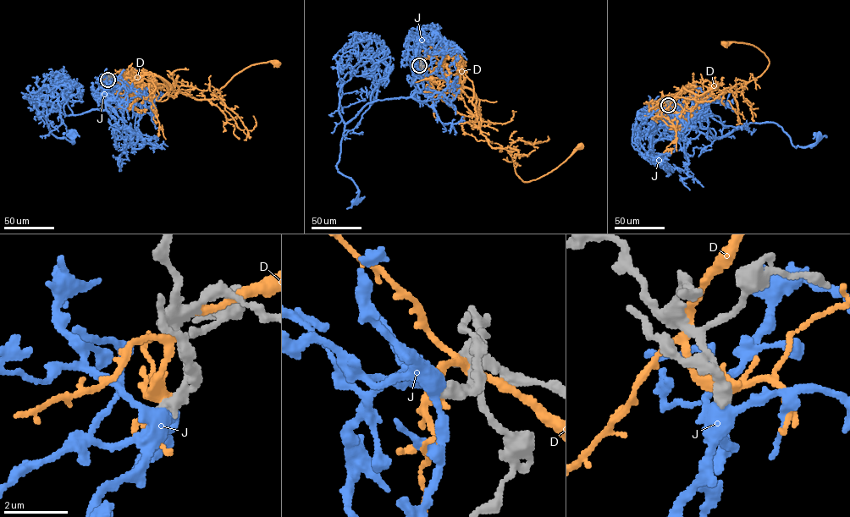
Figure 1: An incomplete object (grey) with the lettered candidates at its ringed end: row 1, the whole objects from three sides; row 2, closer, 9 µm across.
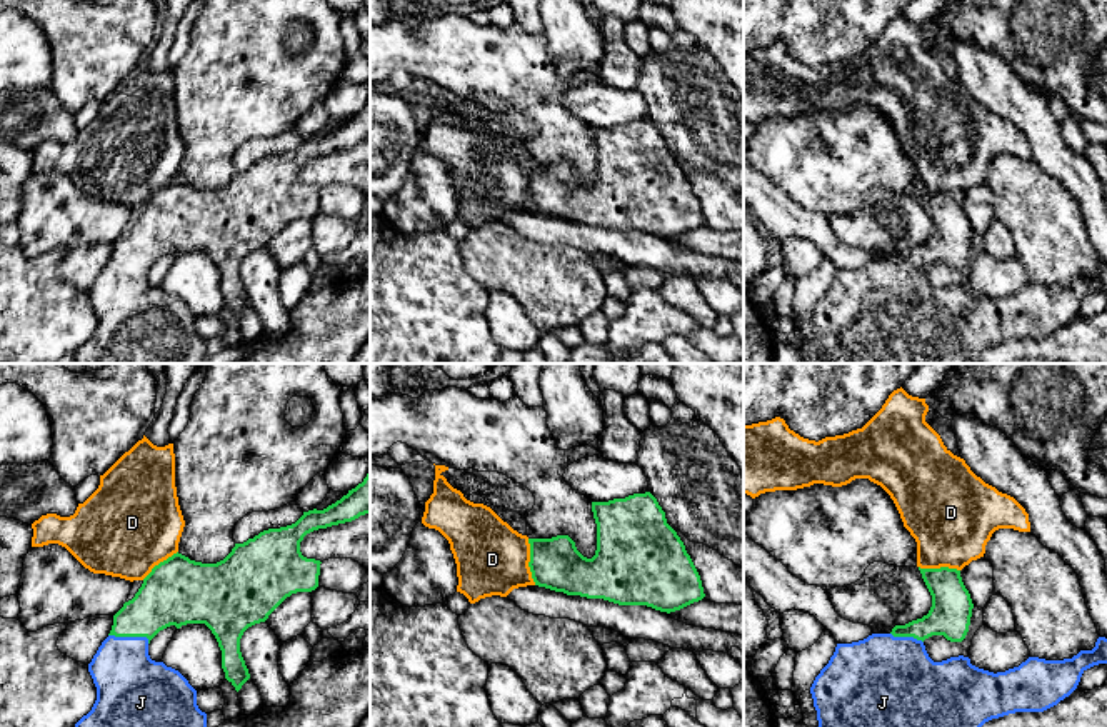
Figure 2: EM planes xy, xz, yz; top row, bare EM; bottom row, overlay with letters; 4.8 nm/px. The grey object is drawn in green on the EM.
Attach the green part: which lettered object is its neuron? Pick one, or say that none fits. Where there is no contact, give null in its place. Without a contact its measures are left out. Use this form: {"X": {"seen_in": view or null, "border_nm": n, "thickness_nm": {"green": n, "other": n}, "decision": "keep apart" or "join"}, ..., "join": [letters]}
{"D": {"seen_in": "xz", "border_nm": 220, "thickness_nm": {"green": 240, "other": 360}, "decision": "keep apart"}, "J": {"seen_in": "xy", "border_nm": 200, "thickness_nm": {"green": 260, "other": 340}, "decision": "join"}, "join": ["J"]}

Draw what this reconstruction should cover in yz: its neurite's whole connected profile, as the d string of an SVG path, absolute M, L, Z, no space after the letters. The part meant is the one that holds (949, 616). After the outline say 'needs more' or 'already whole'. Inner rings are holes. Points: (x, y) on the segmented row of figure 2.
M920 569L932 595L932 607L922 619L895 625L890 634L872 634L852 644L837 644L829 664L815 677L810 694L819 727L982 727L992 719L1015 712L1044 712L1069 697L1082 674L1107 664L1107 639L1099 637L1092 650L1072 659L1045 660L1029 657L1005 672L989 672L959 655L934 662L924 645L932 635L962 642L969 632L972 599L960 570Z; needs more

